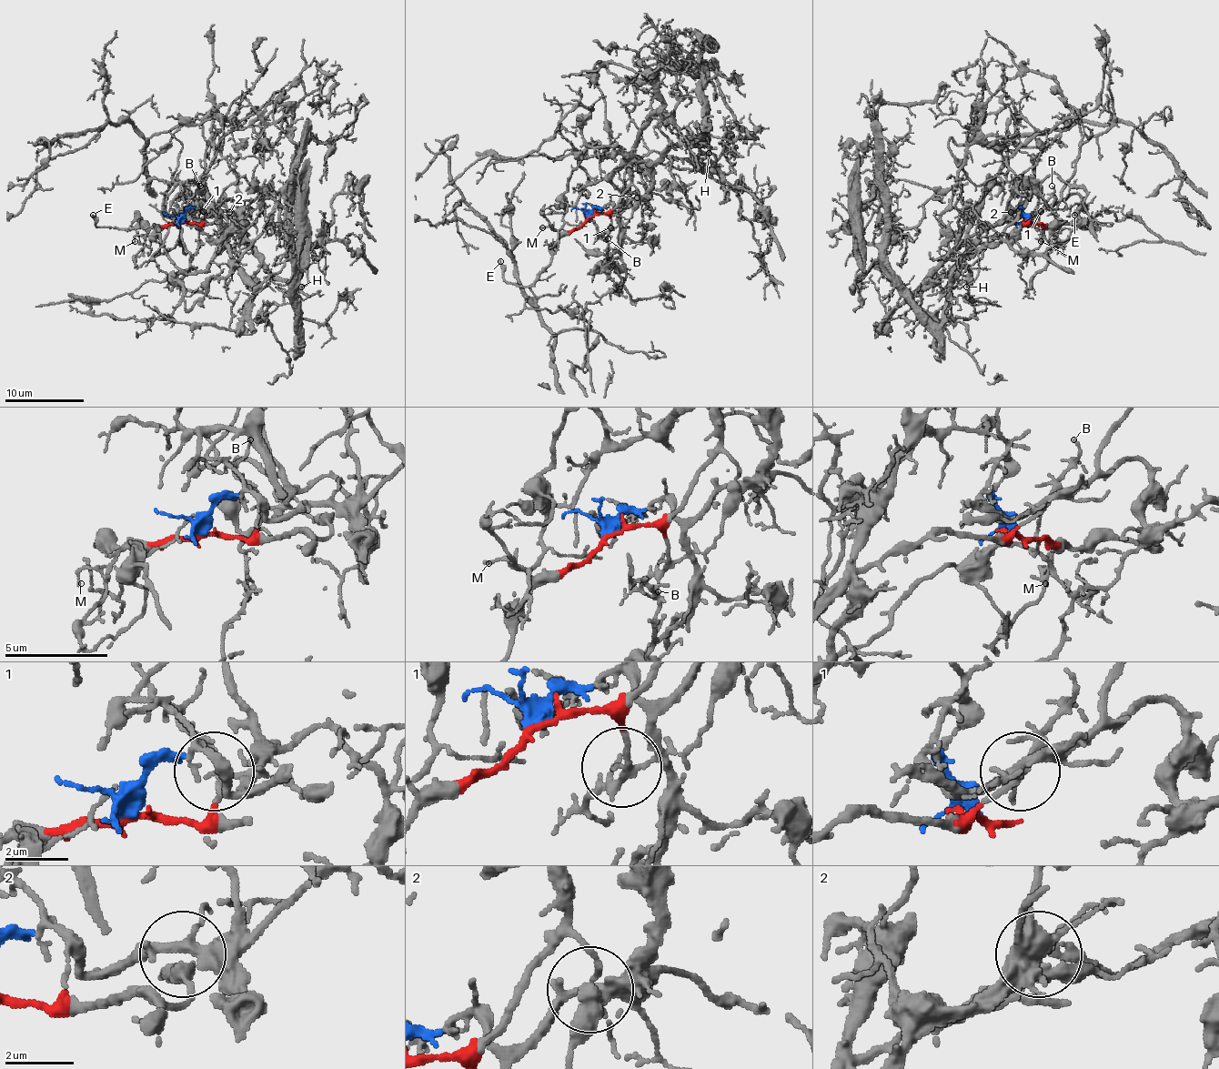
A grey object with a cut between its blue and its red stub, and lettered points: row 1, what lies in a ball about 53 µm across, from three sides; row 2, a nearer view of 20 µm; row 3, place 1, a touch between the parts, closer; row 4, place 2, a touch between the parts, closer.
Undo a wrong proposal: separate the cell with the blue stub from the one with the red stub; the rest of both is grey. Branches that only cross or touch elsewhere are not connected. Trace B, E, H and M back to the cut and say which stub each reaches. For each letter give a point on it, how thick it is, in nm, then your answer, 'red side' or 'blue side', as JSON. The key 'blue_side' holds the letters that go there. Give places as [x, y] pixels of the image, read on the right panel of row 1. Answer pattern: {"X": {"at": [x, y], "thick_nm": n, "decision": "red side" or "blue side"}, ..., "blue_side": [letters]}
{"B": {"at": [1052, 186], "thick_nm": 110, "decision": "red side"}, "E": {"at": [1074, 215], "thick_nm": 260, "decision": "red side"}, "H": {"at": [966, 287], "thick_nm": 130, "decision": "blue side"}, "M": {"at": [1041, 241], "thick_nm": 130, "decision": "red side"}, "blue_side": ["H"]}

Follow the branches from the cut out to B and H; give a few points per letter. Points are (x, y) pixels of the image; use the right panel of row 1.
B: (1031, 222), (1027, 224), (1054, 192), (1052, 186)
H: (1031, 222), (1019, 206), (1024, 216), (1007, 212), (987, 226), (954, 271), (975, 249), (980, 267), (966, 287)

